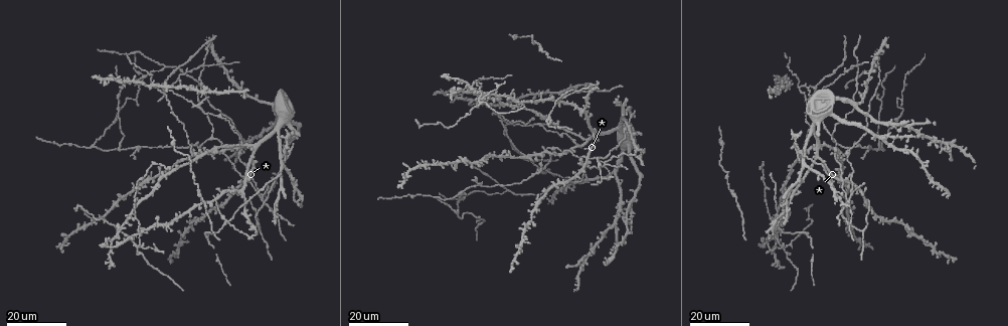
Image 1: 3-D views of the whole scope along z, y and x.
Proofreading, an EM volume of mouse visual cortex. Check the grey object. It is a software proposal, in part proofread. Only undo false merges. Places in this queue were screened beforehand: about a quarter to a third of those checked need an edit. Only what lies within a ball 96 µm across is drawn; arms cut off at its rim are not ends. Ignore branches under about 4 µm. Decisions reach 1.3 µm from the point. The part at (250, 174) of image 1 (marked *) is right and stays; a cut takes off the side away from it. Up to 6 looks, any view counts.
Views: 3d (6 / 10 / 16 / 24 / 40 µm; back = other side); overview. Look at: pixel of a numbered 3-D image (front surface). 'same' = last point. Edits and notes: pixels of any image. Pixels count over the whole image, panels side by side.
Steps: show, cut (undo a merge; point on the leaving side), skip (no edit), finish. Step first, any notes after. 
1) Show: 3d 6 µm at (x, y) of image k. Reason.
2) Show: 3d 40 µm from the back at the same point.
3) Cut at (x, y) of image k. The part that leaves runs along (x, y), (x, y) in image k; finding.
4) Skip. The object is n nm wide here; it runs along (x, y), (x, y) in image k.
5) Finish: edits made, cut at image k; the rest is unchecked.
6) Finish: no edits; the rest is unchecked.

Show: 3d 16 µm at (137, 148) of image 1. Four-way junction.

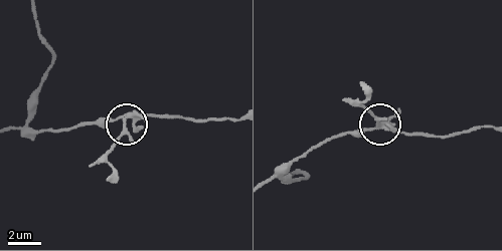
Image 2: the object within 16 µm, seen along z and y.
Show: 3d 6 µm at (377, 124) of image 2. Closer look.

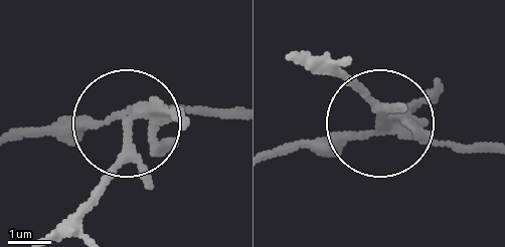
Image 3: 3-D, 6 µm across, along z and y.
Cut at (151, 177) of image 3. 4 arms meet here; two neurons meet here.

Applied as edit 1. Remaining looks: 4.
Show: 3d 16 µm at (215, 199) of image 1. Three-way junction.

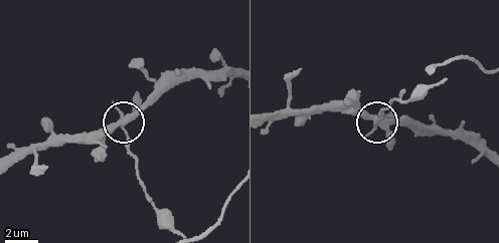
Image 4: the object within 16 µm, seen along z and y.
Show: 3d 6 µm at (378, 119) of image 4.

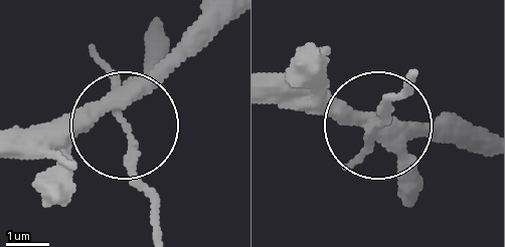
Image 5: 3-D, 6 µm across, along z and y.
Skip. The side arm is 74 µm long; it runs along (218, 20), (125, 116), (24, 128) in image 5; all the same neuron.

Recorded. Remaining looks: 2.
Show: 3d 24 µm at (253, 143) of image 1.

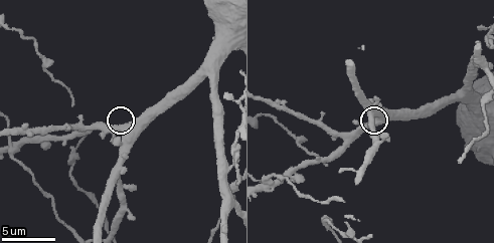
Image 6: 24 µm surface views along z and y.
Show: 3d 10 µm at (378, 123) of image 6.

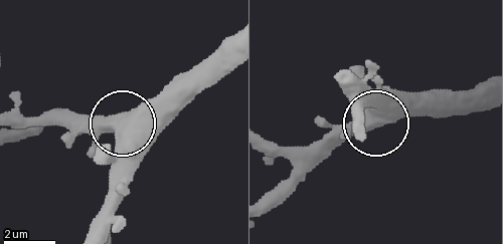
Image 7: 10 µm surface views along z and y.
Skip. Continuous, no second neuron.

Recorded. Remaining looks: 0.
Finish: edits made, cut at image 3; the rest is unchecked.

